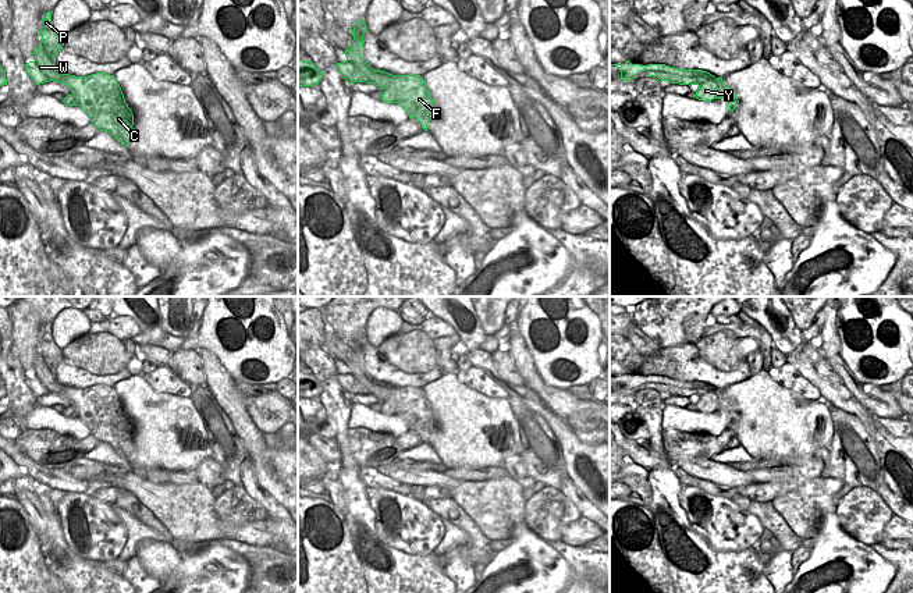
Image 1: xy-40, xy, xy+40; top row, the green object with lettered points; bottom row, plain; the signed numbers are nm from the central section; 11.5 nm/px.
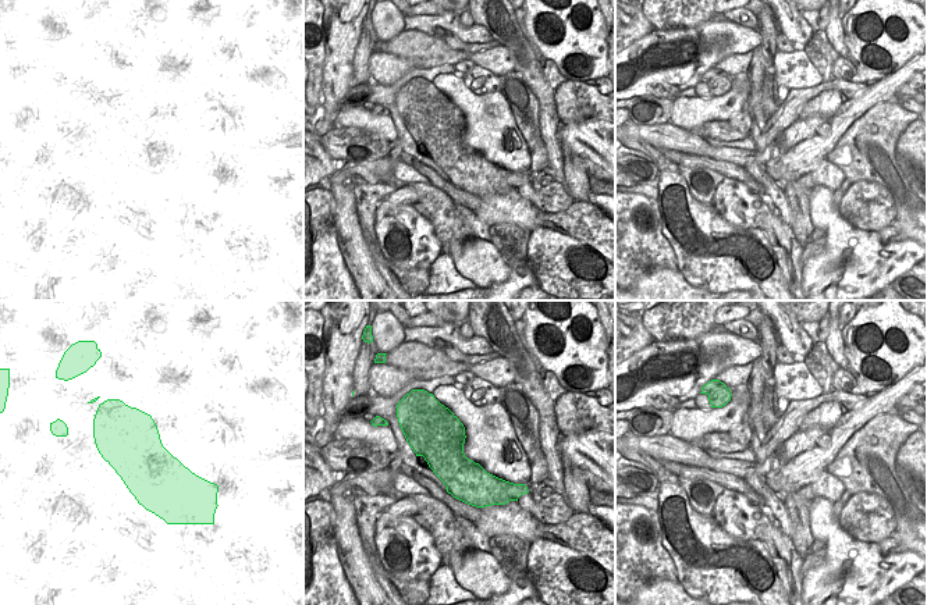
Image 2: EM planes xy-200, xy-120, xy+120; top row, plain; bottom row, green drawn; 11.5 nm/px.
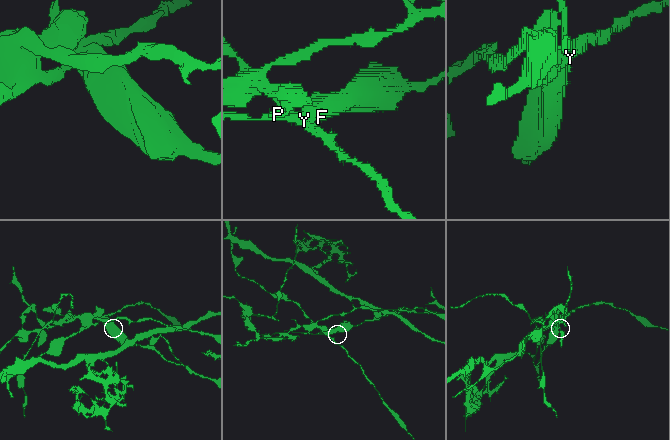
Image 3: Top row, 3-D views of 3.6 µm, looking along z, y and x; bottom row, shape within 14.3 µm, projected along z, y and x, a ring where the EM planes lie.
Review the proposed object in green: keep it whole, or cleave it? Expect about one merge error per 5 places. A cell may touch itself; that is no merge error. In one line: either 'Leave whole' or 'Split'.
Split.

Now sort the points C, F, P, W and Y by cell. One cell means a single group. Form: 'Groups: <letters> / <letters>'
Groups: C F P W / Y.

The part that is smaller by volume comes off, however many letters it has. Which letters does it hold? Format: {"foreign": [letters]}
{"foreign": ["Y"]}

